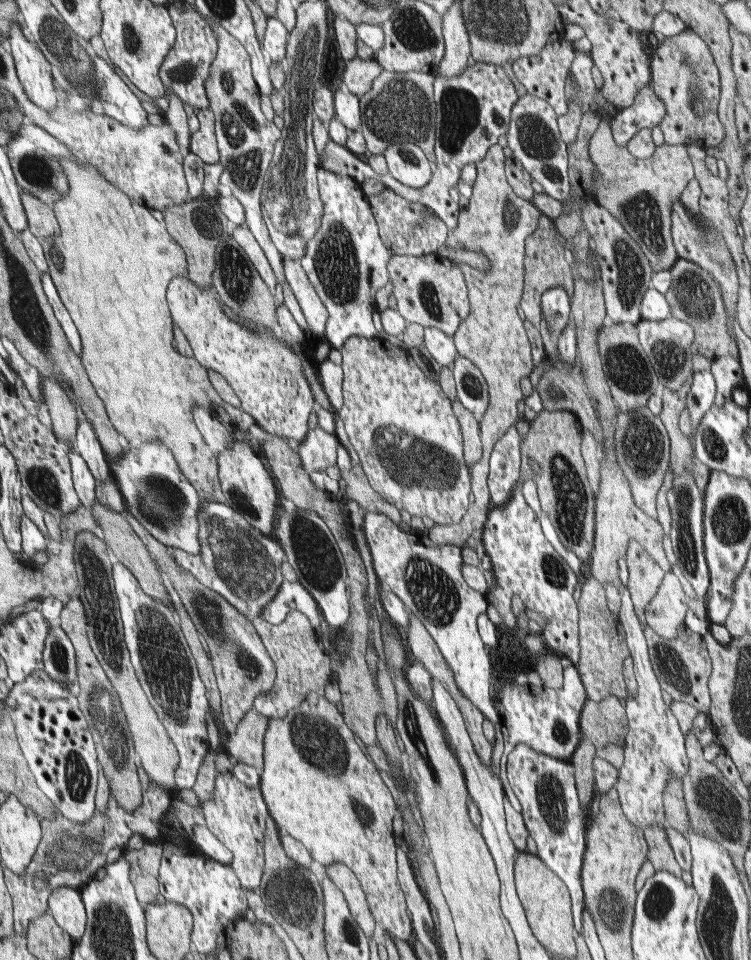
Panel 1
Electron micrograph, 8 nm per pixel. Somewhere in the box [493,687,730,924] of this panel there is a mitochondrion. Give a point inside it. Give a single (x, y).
(550, 798)

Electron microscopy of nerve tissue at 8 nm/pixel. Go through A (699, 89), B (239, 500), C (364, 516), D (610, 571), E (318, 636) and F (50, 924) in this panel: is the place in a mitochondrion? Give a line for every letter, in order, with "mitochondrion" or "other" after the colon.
A: mitochondrion
B: mitochondrion
C: other
D: other
E: other
F: other

